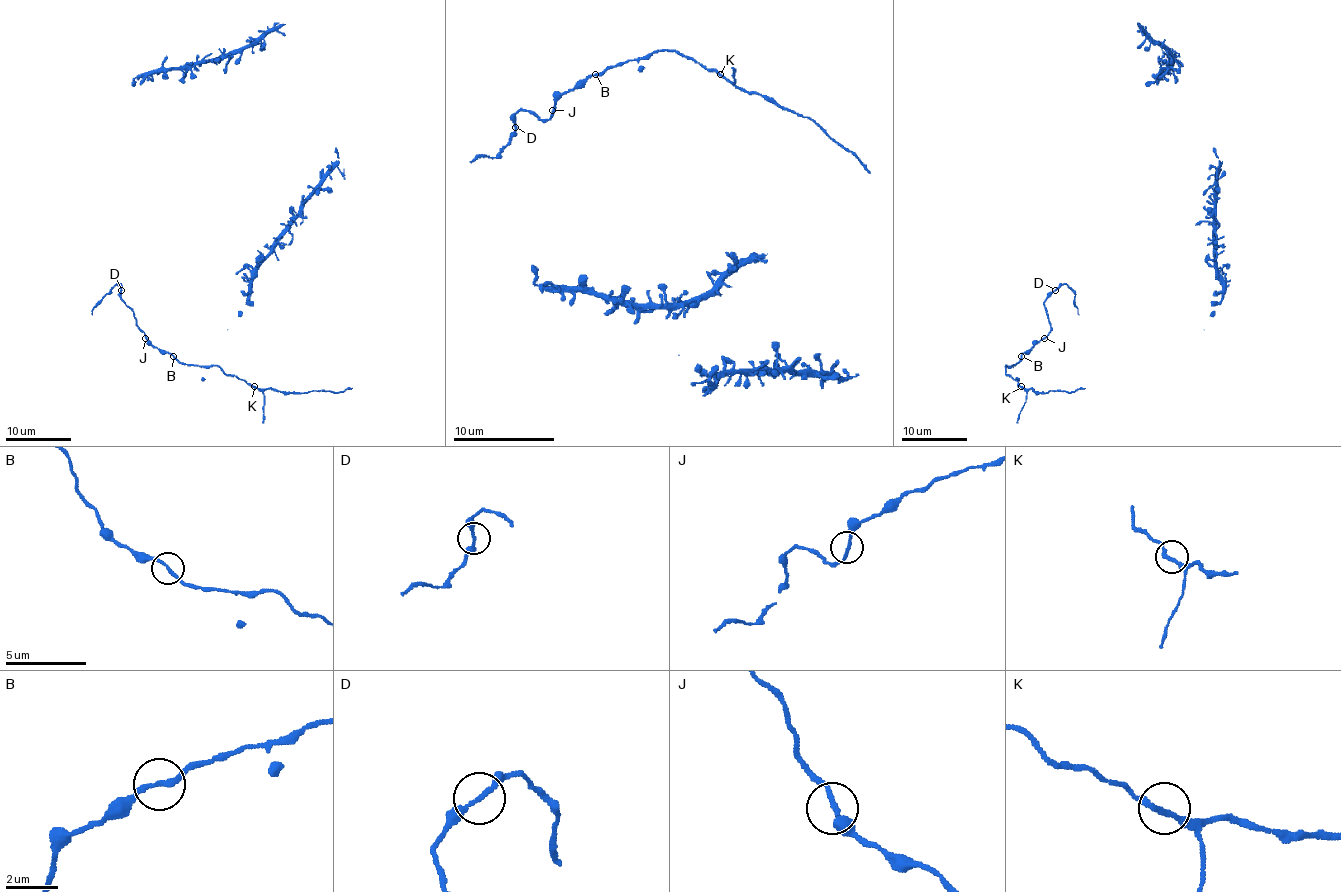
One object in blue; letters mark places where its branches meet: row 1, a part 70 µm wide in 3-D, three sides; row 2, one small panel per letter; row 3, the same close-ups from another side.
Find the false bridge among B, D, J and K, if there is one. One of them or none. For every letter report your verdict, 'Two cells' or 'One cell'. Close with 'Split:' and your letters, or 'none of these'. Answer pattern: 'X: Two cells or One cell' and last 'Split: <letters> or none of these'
B: One cell
D: One cell
J: One cell
K: One cell
Split: none of these

